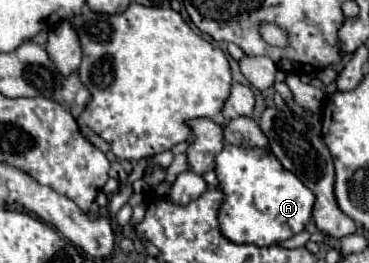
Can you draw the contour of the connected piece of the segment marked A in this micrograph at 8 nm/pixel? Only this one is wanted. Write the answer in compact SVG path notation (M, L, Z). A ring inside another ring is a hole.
M224 143L222 151L214 155L214 171L218 177L218 189L224 193L224 201L218 211L220 233L232 243L252 243L258 247L274 245L304 231L312 215L314 193L292 173L282 167L278 157L268 147L238 147Z

